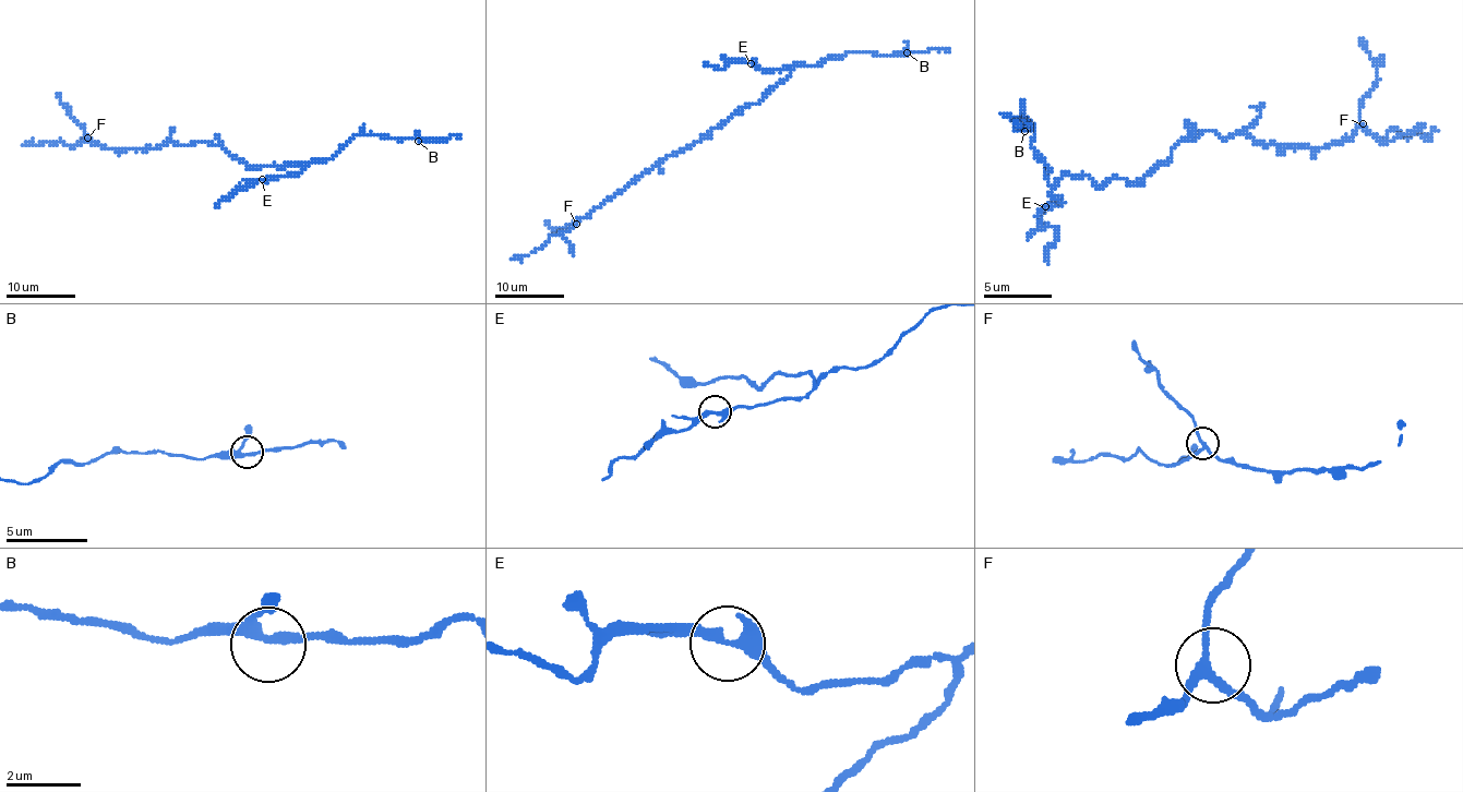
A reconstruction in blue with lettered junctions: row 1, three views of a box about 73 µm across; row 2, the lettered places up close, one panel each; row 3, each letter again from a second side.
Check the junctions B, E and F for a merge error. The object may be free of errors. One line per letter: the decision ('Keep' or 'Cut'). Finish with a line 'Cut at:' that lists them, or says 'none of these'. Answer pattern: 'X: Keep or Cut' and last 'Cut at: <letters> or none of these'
B: Keep
E: Cut
F: Keep
Cut at: E

